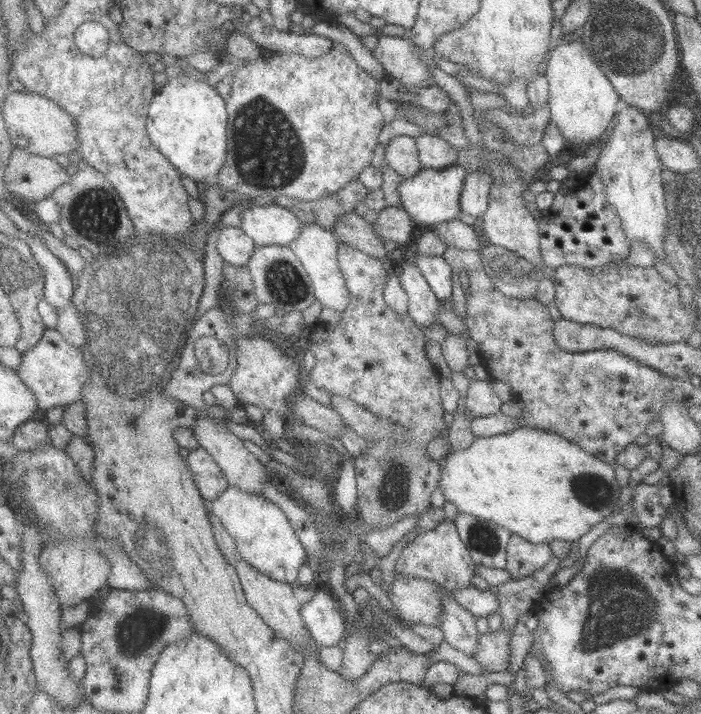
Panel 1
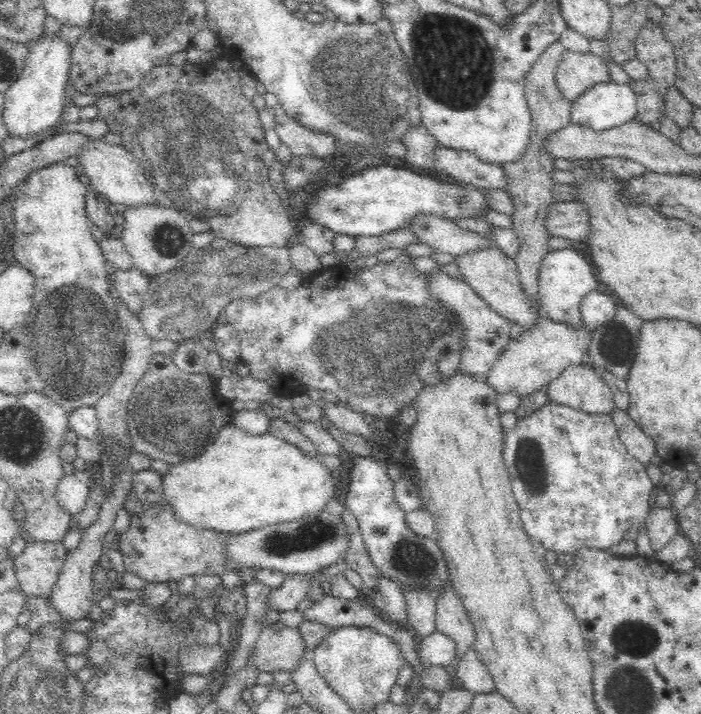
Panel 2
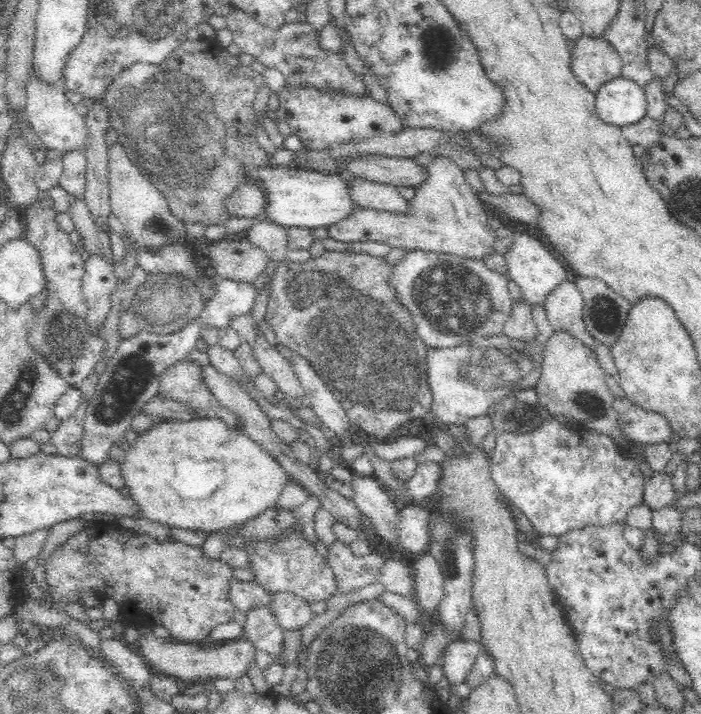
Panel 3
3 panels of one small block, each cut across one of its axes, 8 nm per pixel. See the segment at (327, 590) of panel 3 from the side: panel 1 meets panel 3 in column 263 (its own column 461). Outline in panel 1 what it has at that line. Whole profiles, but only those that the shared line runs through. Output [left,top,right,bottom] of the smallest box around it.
[398,519,476,592]

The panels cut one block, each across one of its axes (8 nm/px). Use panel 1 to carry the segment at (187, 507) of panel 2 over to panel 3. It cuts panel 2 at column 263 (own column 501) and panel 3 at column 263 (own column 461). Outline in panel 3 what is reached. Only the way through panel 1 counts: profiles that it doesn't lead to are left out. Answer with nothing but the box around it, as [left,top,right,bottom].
[119,418,291,533]

